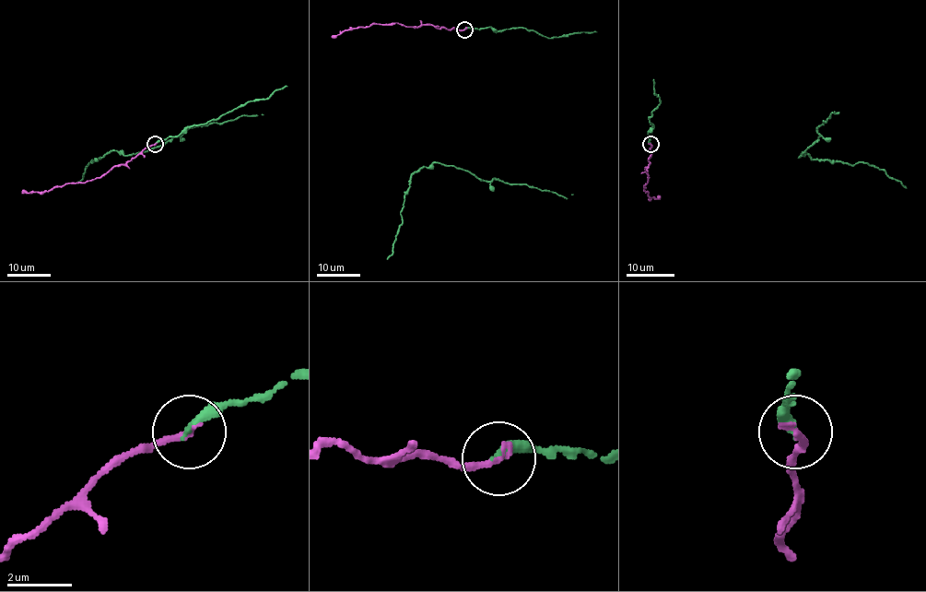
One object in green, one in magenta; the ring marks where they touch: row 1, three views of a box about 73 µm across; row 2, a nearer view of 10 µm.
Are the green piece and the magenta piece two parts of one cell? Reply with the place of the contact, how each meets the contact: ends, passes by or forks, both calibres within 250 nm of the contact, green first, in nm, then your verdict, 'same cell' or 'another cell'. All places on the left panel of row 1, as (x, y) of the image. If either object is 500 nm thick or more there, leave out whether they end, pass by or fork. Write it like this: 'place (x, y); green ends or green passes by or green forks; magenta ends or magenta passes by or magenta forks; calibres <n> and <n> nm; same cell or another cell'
place (155, 144); green ends; magenta ends; calibres 300 and 220 nm; same cell

